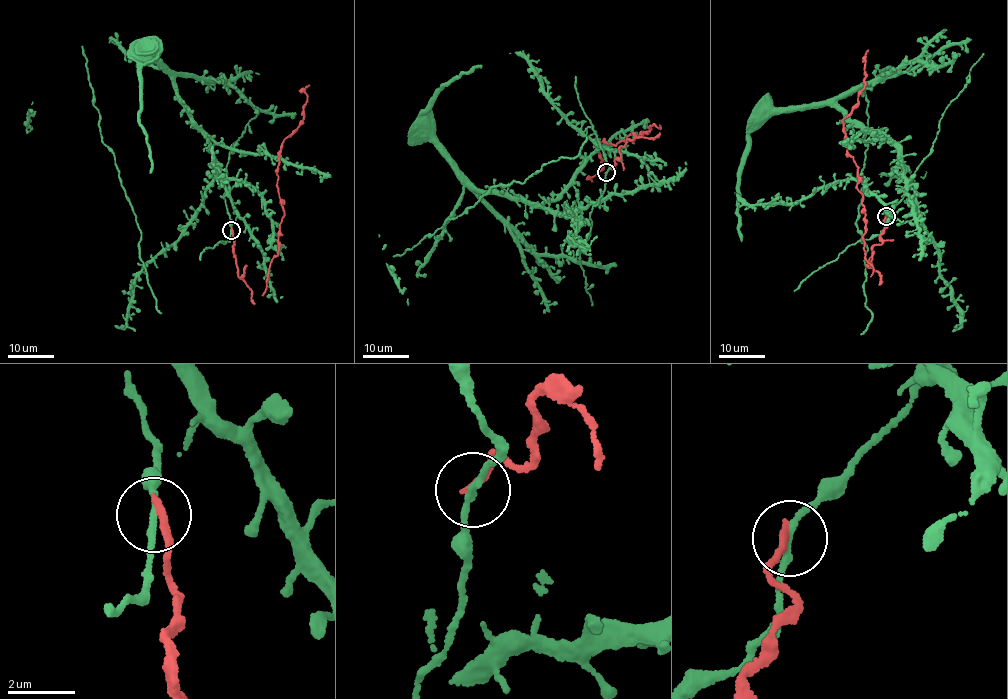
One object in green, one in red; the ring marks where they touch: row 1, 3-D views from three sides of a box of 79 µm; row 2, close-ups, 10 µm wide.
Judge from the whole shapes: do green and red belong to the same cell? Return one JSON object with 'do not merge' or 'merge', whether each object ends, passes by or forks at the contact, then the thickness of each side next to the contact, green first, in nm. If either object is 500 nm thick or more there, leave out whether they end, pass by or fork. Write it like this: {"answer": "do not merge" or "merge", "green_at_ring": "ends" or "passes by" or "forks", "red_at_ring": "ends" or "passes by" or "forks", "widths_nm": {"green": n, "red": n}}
{"answer": "do not merge", "green_at_ring": "passes by", "red_at_ring": "ends", "widths_nm": {"green": 190, "red": 260}}

